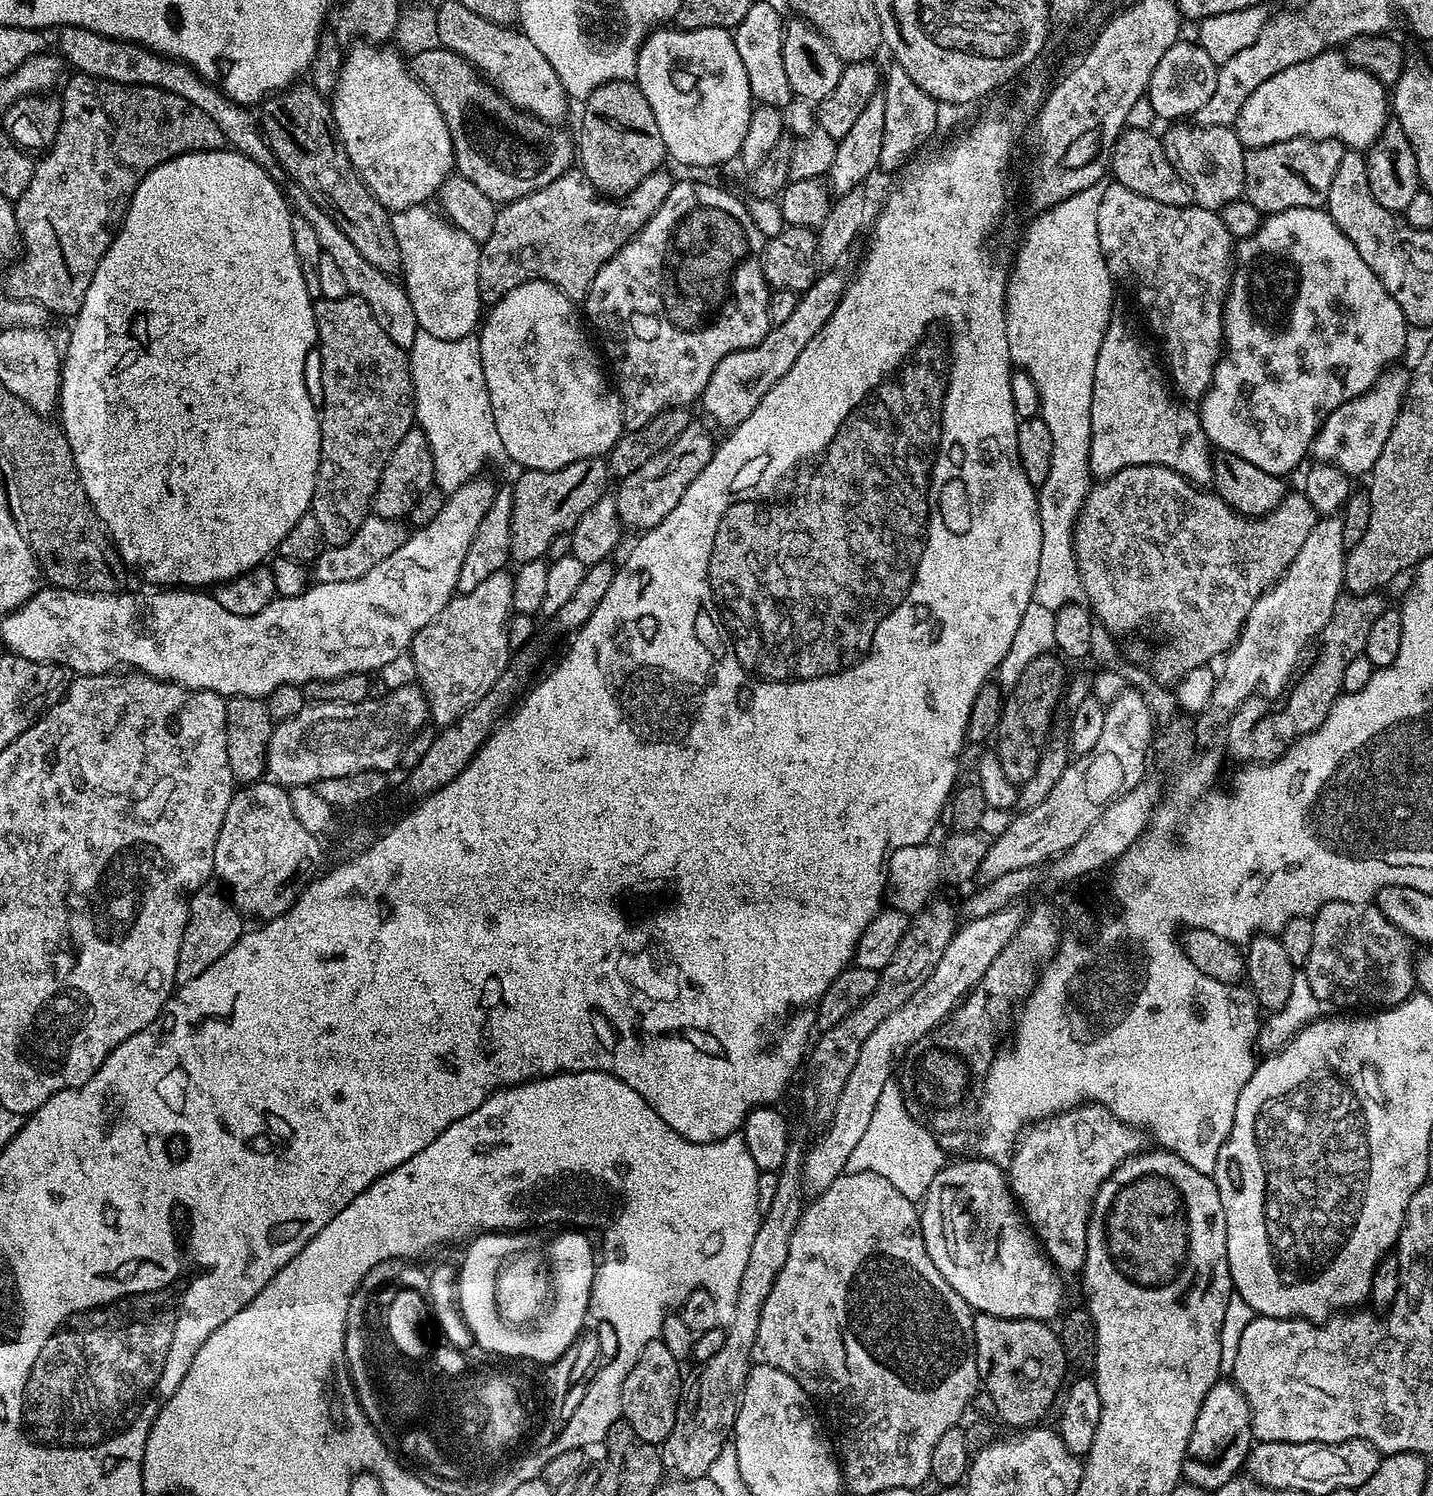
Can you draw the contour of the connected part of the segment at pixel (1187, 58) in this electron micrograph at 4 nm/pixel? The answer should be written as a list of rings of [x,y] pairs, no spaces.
[[[1178,42],[1170,50],[1166,50],[1166,54],[1162,54],[1162,62],[1158,62],[1148,83],[1146,104],[1149,104],[1162,119],[1168,120],[1167,122],[1191,117],[1199,108],[1206,106],[1210,94],[1214,94],[1218,65],[1199,43],[1184,43]]]

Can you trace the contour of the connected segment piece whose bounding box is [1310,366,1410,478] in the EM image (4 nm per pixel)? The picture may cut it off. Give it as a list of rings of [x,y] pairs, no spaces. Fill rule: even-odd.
[[[1401,366],[1383,372],[1376,379],[1376,384],[1369,392],[1363,392],[1358,398],[1338,406],[1325,418],[1316,430],[1312,439],[1310,456],[1313,461],[1332,464],[1340,468],[1349,478],[1367,477],[1371,473],[1374,462],[1378,462],[1378,454],[1382,454],[1382,446],[1386,446],[1386,438],[1396,425],[1400,409],[1408,395],[1409,369]]]

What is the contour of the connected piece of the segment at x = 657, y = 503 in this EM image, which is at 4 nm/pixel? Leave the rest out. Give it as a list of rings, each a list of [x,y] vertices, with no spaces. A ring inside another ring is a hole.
[[[696,422],[689,423],[688,429],[681,434],[666,450],[659,452],[653,460],[646,462],[646,466],[638,466],[634,474],[623,477],[620,484],[614,488],[614,499],[618,506],[621,525],[625,529],[637,528],[637,533],[643,534],[658,526],[678,502],[682,502],[682,494],[702,474],[702,470],[710,462],[714,451],[712,436]]]

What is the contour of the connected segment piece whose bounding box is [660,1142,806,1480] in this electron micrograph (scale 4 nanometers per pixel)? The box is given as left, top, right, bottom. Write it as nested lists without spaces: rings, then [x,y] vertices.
[[[796,1142],[789,1143],[784,1164],[776,1173],[777,1193],[771,1199],[769,1209],[761,1215],[758,1233],[755,1234],[754,1243],[750,1246],[749,1261],[742,1270],[737,1305],[734,1306],[734,1319],[725,1325],[722,1349],[706,1363],[699,1365],[696,1370],[698,1372],[689,1382],[687,1379],[681,1391],[674,1427],[660,1446],[665,1471],[679,1479],[698,1480],[705,1477],[735,1429],[740,1395],[752,1369],[752,1352],[758,1334],[762,1306],[773,1289],[778,1271],[785,1265],[792,1232],[798,1226],[800,1214],[806,1207],[800,1186],[800,1171],[803,1166],[802,1148],[799,1148]]]

